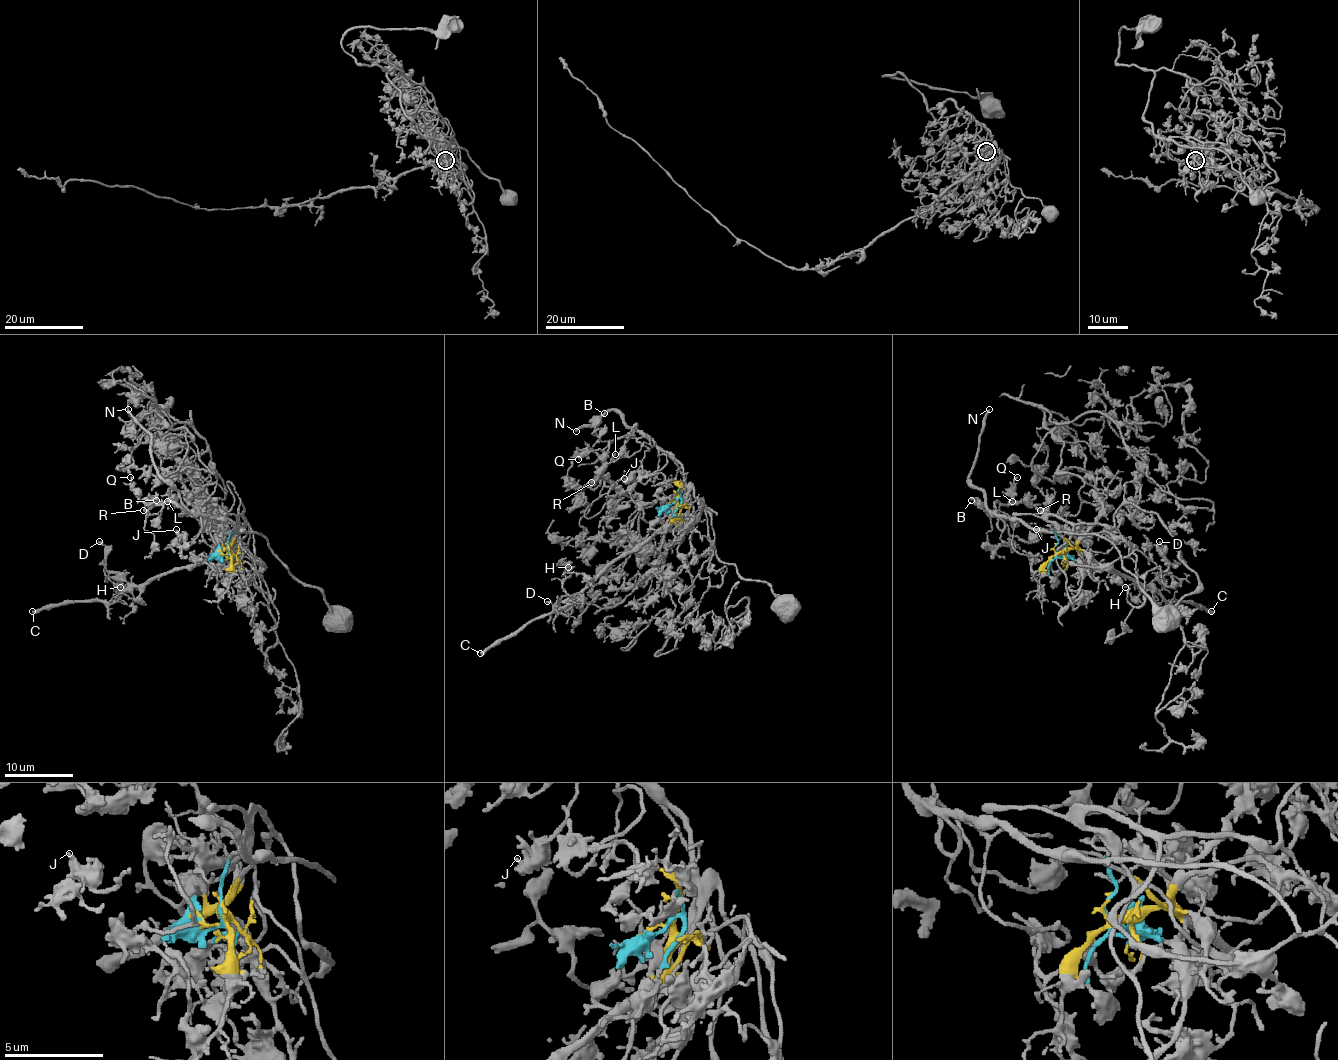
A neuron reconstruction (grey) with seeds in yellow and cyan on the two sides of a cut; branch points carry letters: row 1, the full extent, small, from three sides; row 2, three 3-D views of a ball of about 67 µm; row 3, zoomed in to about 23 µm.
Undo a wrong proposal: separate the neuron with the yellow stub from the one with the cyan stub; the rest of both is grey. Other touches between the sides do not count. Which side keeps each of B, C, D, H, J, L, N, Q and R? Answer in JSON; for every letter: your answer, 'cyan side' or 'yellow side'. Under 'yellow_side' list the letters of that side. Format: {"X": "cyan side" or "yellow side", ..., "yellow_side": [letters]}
{"B": "cyan side", "C": "yellow side", "D": "yellow side", "H": "yellow side", "J": "cyan side", "L": "cyan side", "N": "cyan side", "Q": "cyan side", "R": "cyan side", "yellow_side": ["C", "D", "H"]}

